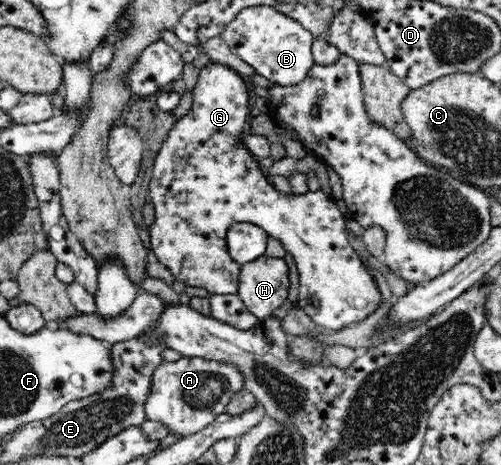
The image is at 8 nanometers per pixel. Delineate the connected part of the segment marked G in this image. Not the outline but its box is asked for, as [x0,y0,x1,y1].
[148,62,382,332]

